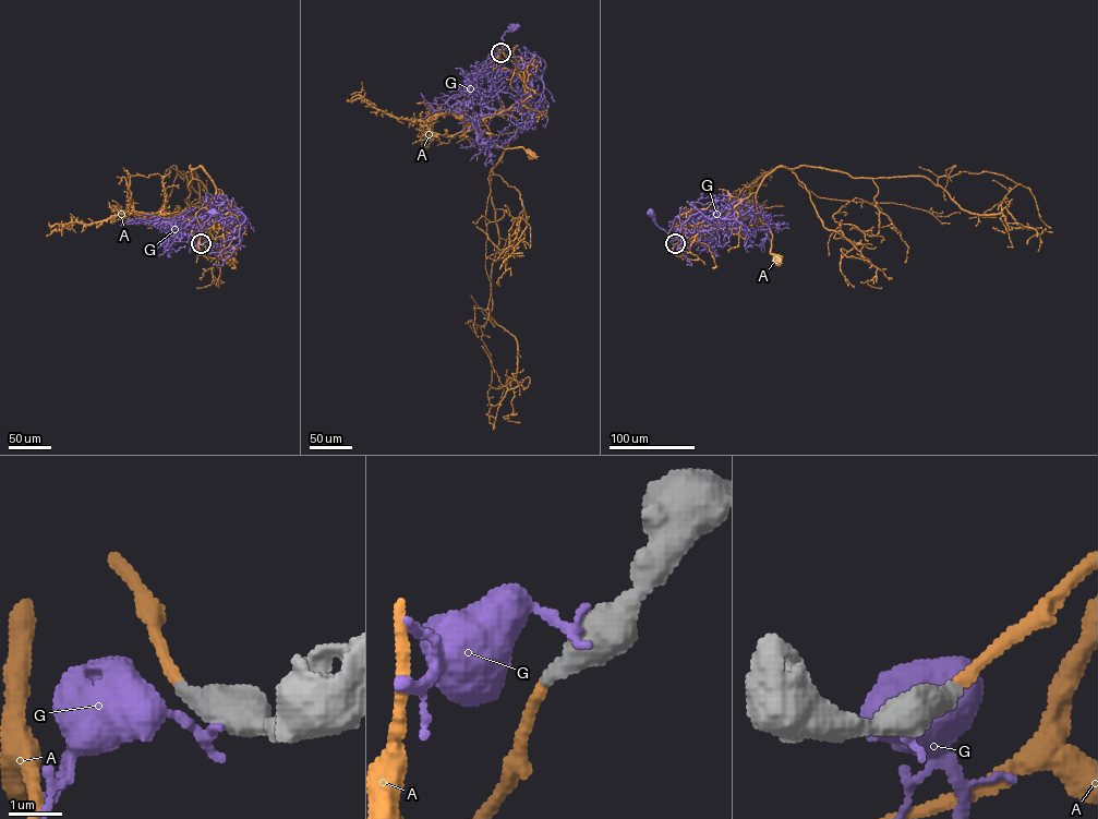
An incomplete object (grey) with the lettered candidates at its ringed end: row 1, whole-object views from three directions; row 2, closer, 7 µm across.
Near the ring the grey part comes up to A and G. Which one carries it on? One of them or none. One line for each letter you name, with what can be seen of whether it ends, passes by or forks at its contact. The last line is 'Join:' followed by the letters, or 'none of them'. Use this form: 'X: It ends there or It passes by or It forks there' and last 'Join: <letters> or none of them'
A: It ends there
Join: A

